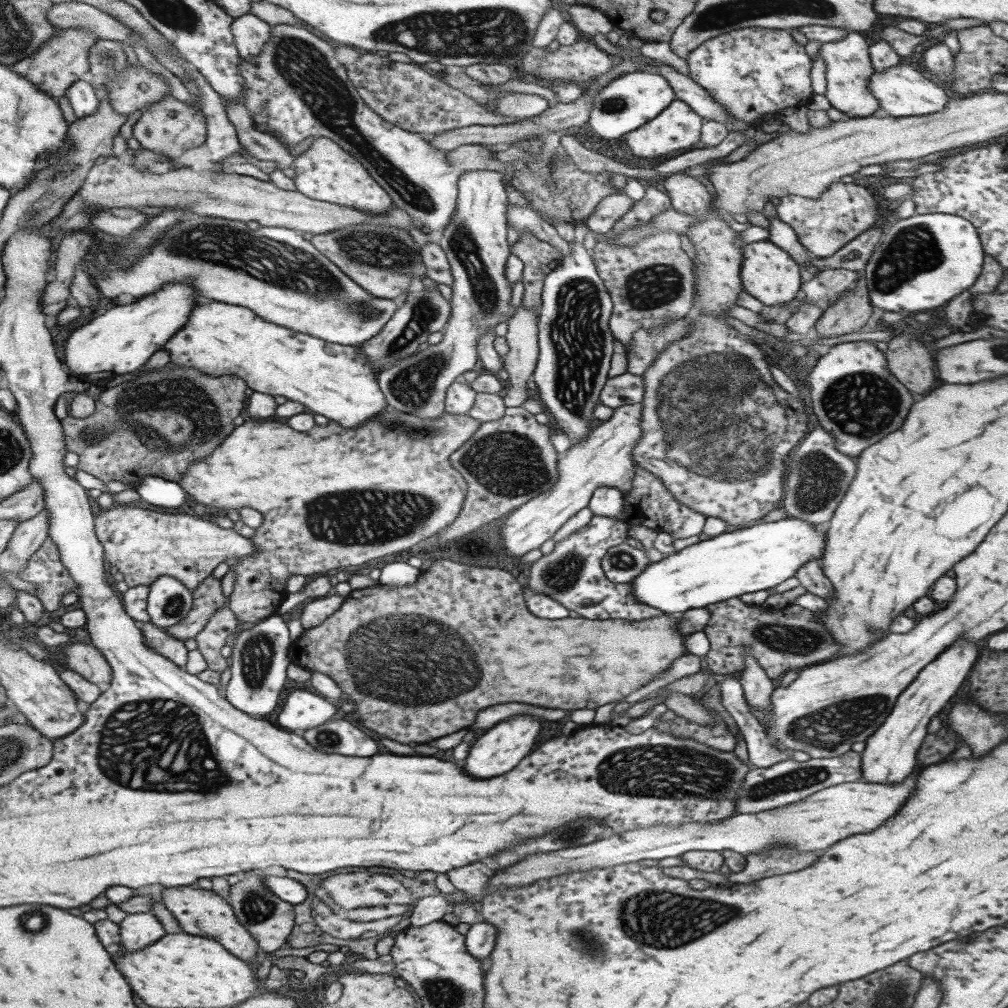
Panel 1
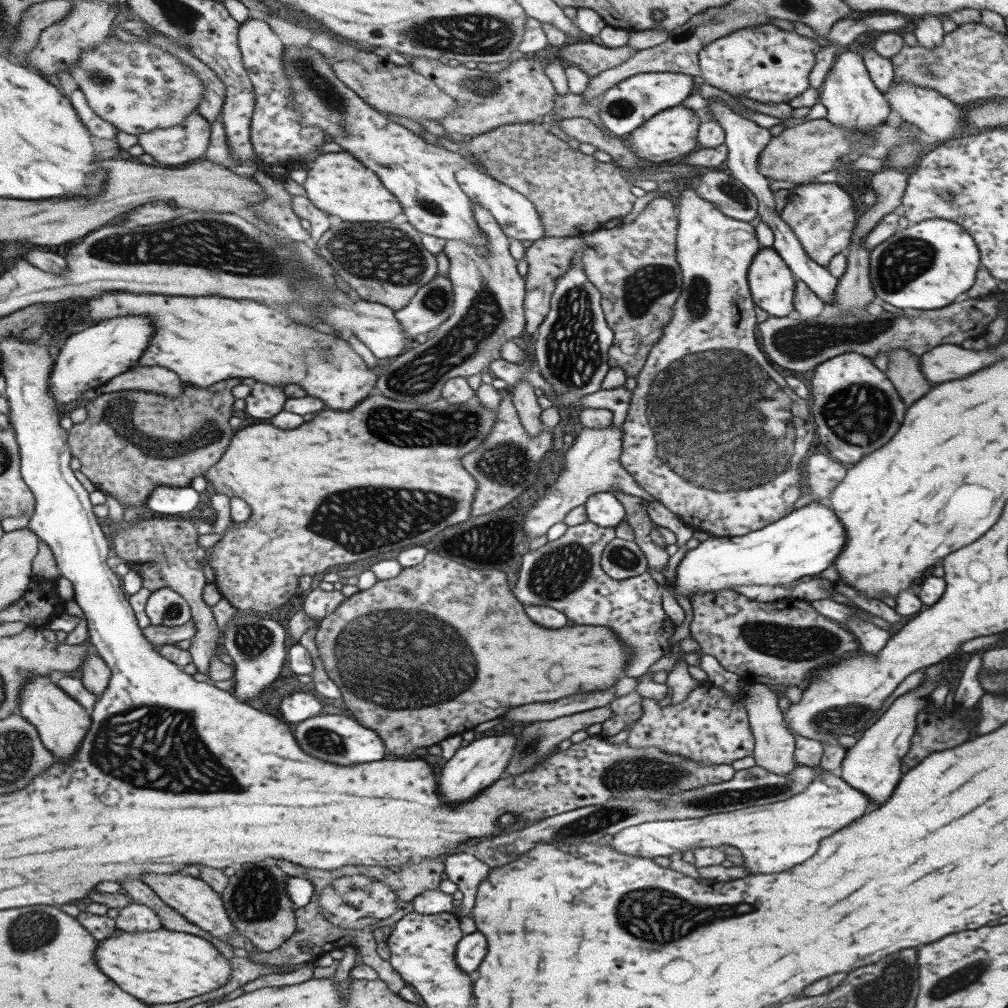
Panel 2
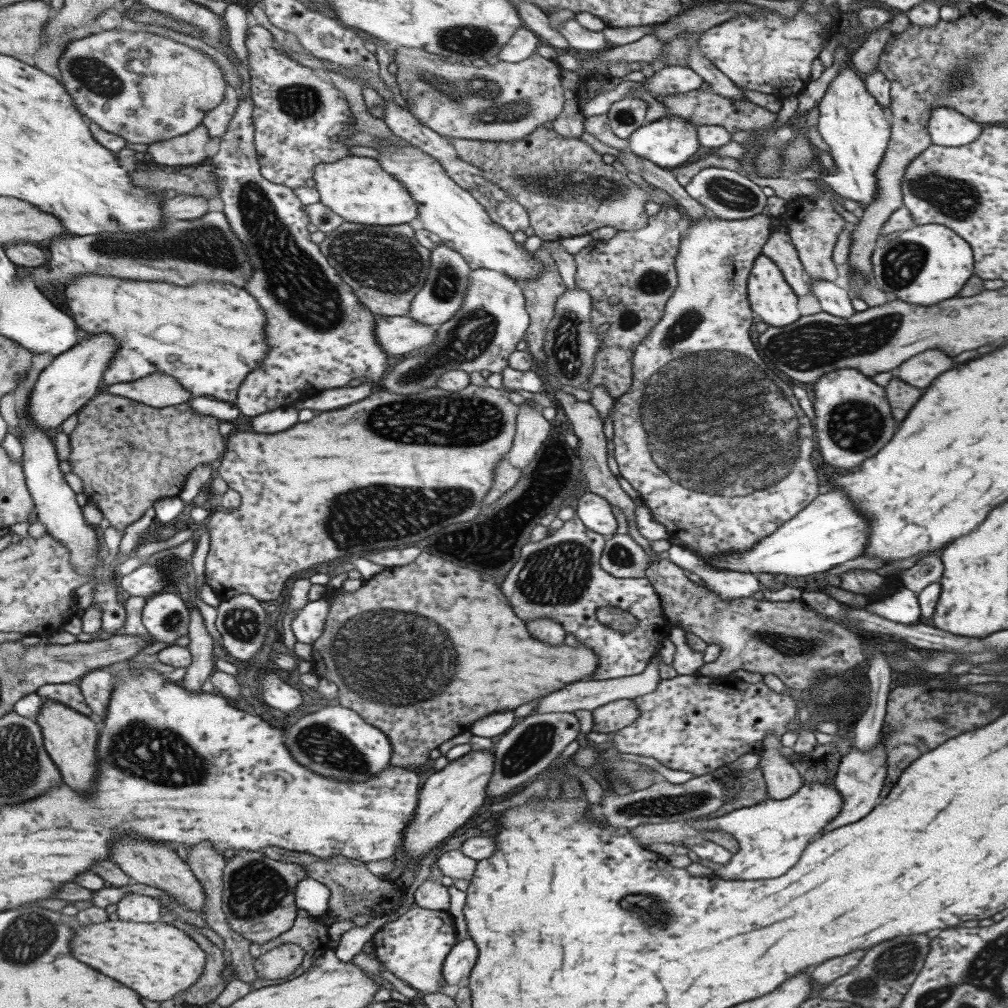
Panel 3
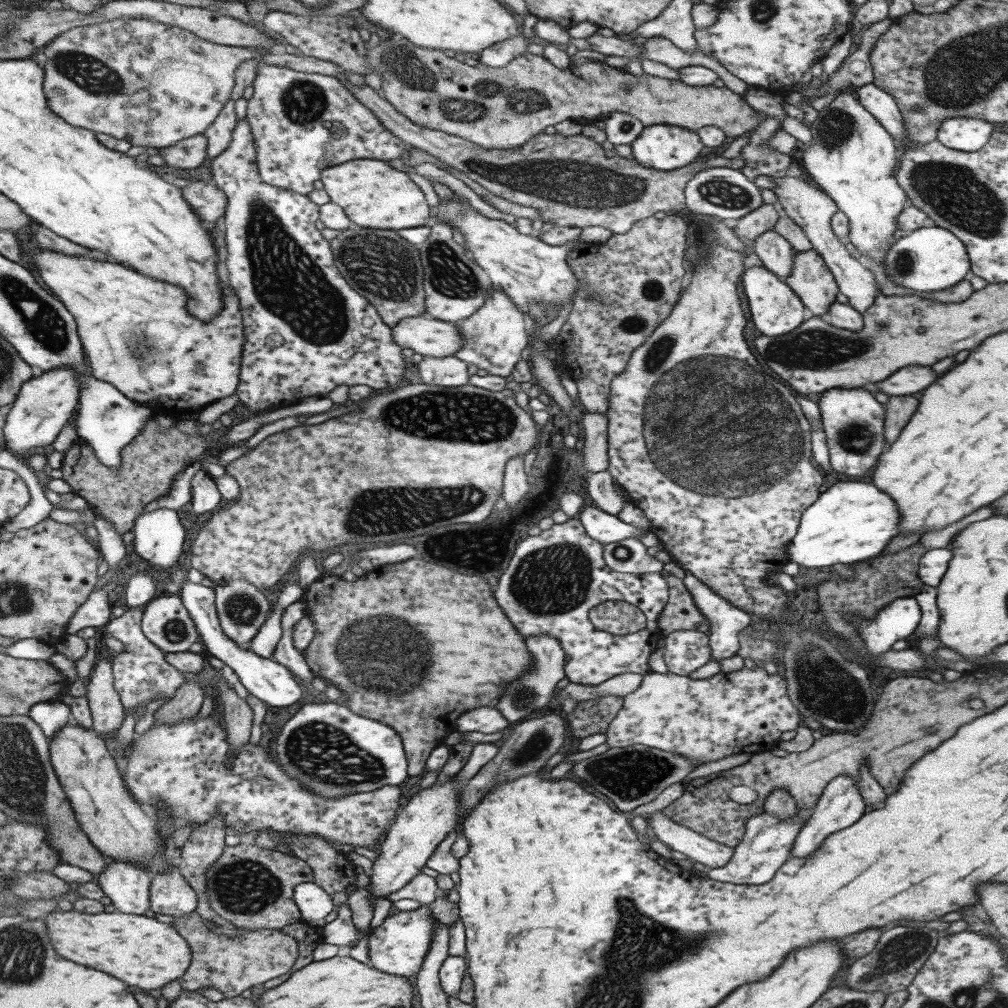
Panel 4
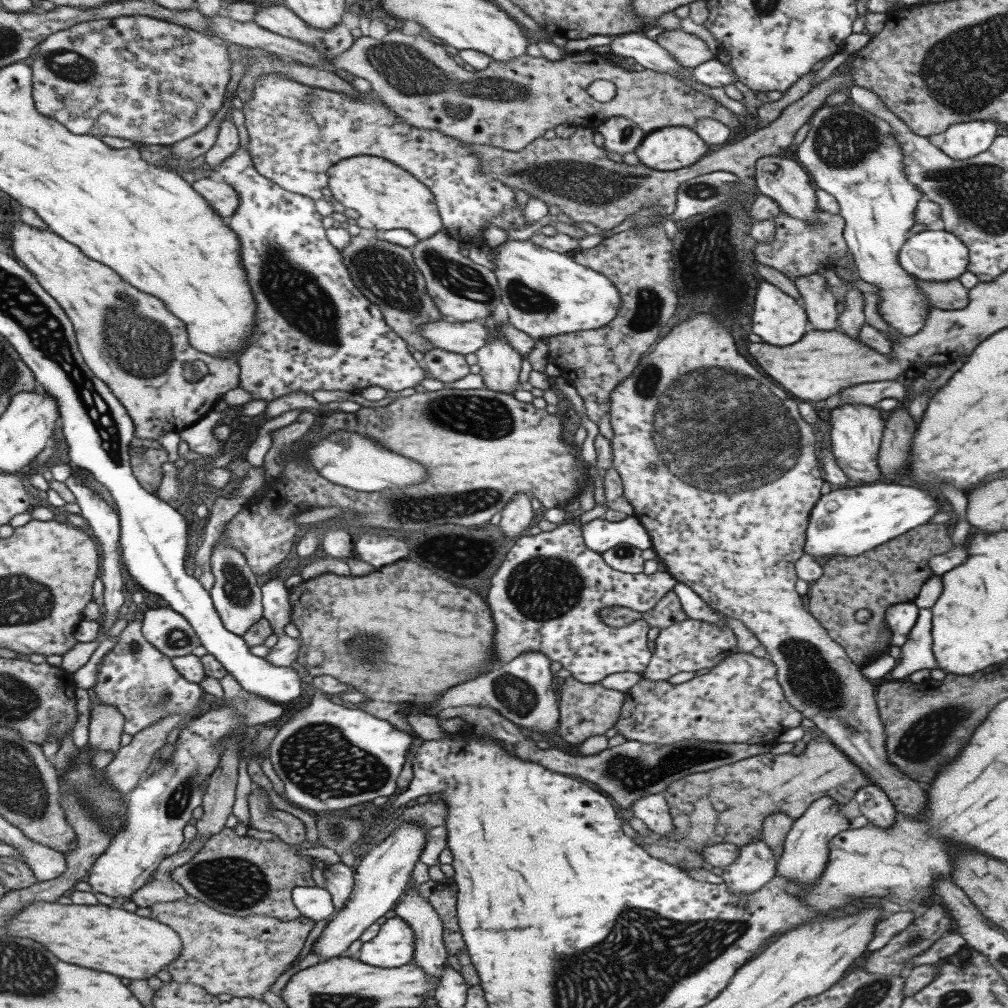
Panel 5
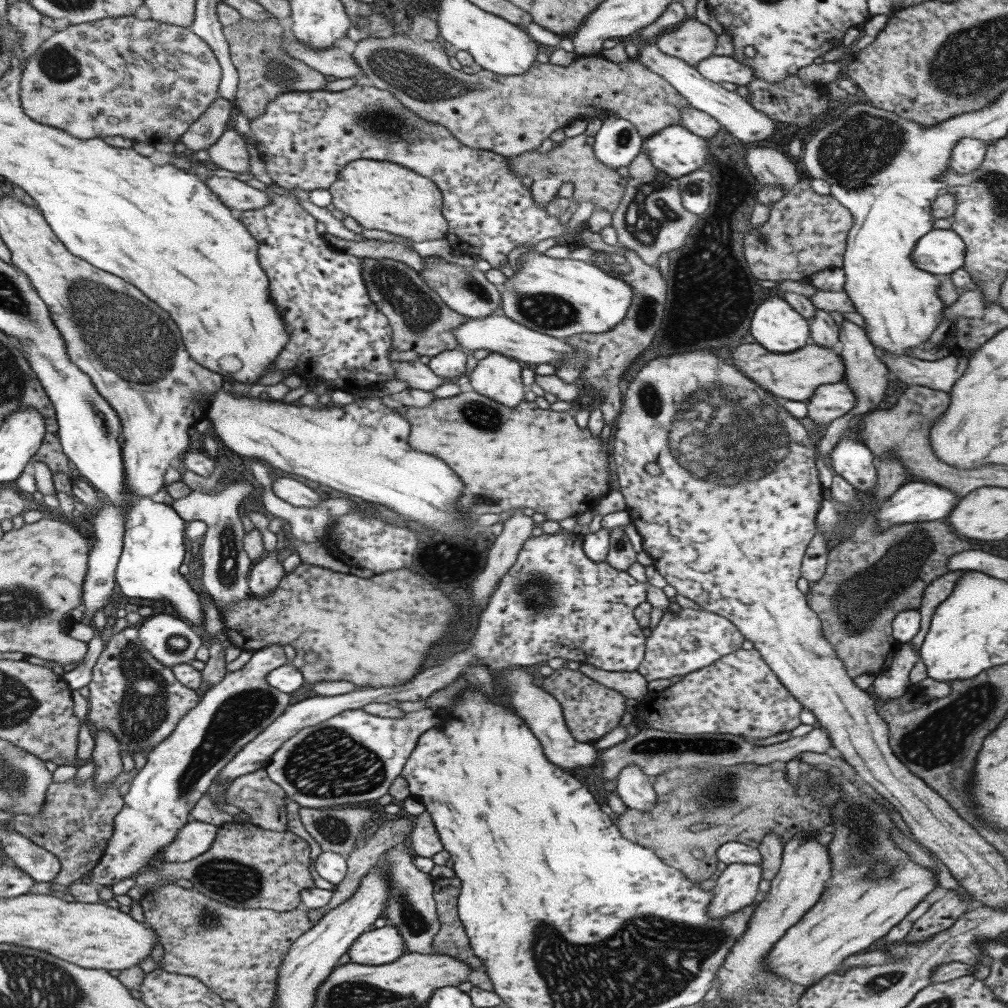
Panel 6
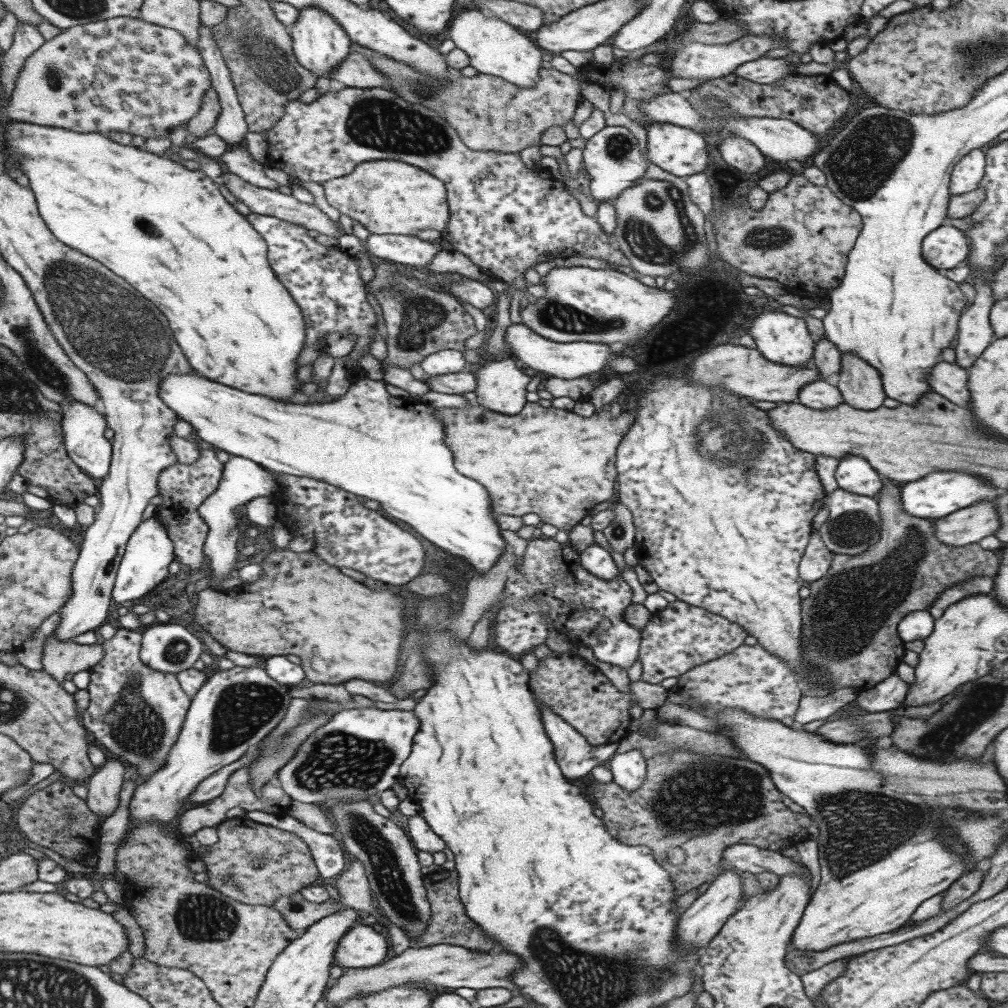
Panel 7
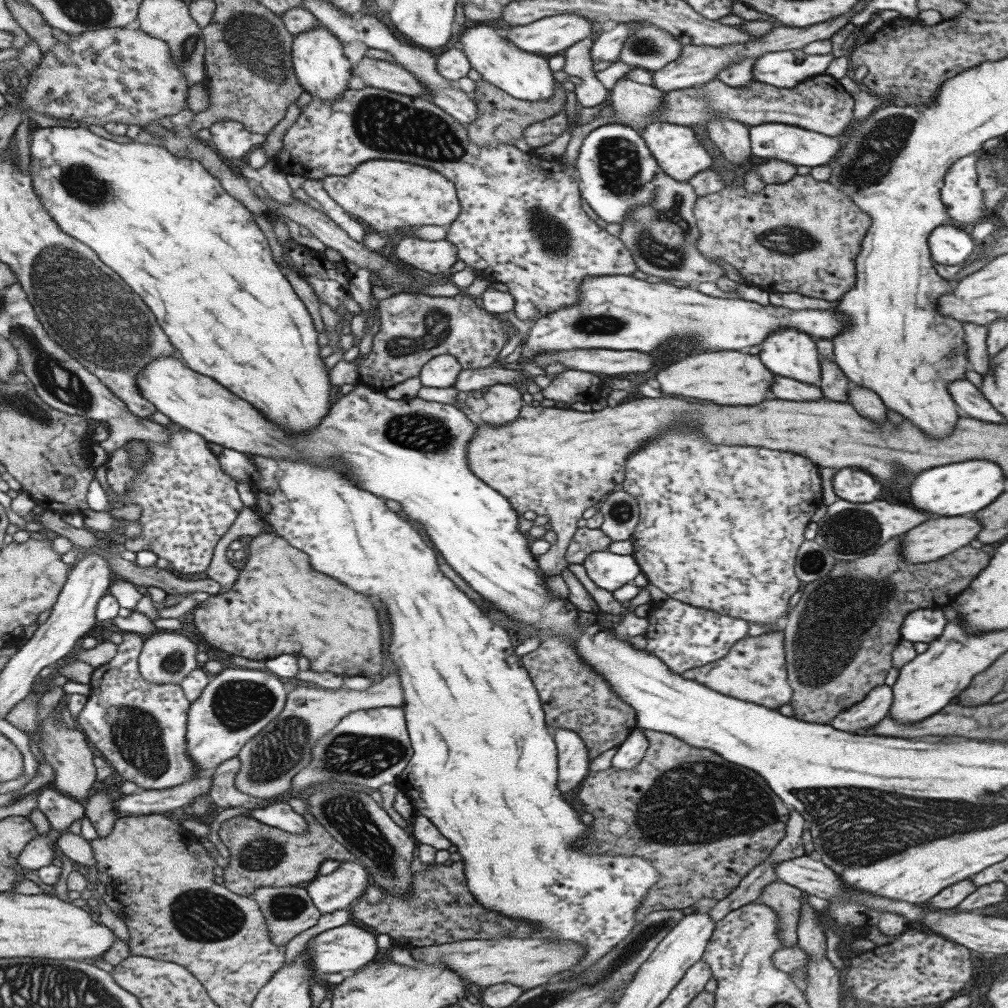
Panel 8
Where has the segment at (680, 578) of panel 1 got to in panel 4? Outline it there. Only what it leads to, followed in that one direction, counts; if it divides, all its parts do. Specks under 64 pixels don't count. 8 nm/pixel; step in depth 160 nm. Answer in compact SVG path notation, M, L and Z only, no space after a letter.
M838 482L820 492L818 497L800 514L796 533L786 546L786 557L788 562L820 570L828 570L832 564L861 562L880 554L887 540L897 534L895 530L897 520L899 520L899 514L895 510L895 504L891 504L891 498L879 492L876 486L865 482Z

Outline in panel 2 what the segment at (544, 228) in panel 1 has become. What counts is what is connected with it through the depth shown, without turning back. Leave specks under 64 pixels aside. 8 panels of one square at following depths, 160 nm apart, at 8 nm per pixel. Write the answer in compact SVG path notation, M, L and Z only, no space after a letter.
M462 168L455 173L455 180L460 190L466 194L472 204L479 204L481 208L485 208L491 217L498 222L501 232L511 240L534 241L543 237L543 225L533 208L533 204L527 201L521 193L511 190L510 187L503 186L496 179L485 172L472 172Z

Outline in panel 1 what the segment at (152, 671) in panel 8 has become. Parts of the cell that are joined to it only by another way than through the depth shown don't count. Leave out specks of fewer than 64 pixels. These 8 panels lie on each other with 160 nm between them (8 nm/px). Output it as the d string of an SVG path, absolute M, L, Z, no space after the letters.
M159 575L148 584L146 611L155 626L166 628L185 618L192 592L171 575Z

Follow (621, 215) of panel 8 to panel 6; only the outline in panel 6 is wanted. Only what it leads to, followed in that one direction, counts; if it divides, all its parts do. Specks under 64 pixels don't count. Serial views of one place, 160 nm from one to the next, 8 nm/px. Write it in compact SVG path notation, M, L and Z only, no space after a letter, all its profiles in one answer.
M617 116L603 119L593 137L595 158L611 170L627 166L640 153L644 139L631 122Z

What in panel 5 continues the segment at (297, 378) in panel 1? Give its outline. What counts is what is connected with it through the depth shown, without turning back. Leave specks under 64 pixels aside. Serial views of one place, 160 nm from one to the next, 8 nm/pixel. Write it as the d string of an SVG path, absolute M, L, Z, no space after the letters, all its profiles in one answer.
M23 222L15 223L9 229L9 240L15 258L38 278L74 322L80 350L87 366L90 366L99 380L107 383L126 408L135 422L136 435L139 438L158 440L163 432L180 433L211 411L227 390L237 388L239 369L235 355L232 358L218 359L195 350L188 343L183 322L167 312L161 300L131 286L111 270L110 266L83 254L79 246L50 229L41 231Z

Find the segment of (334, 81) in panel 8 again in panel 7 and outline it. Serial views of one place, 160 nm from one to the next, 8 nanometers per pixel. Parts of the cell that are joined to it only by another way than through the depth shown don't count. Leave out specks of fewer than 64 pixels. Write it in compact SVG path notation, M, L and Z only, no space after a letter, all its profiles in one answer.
M303 7L295 22L290 24L287 29L292 42L290 44L291 52L297 62L304 69L312 72L316 78L318 76L328 78L330 70L350 53L350 40L347 33L331 15L323 12L320 8Z

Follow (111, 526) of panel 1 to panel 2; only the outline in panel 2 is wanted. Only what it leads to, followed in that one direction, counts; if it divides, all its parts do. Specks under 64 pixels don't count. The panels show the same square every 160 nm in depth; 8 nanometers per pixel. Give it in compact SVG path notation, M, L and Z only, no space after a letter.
M166 517L141 519L134 524L124 524L110 528L111 546L115 556L120 558L130 570L141 577L141 586L148 591L170 588L183 597L193 619L195 634L187 652L191 664L197 672L208 673L209 660L216 654L216 644L221 632L216 629L212 610L202 599L201 593L206 585L201 568L207 563L208 549L197 545L196 525L187 519L168 519Z

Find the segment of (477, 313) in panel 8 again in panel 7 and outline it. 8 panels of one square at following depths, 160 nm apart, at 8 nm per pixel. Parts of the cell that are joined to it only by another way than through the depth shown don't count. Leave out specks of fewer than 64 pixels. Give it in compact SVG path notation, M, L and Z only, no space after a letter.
M380 260L376 264L373 278L365 289L375 297L383 315L387 331L385 365L409 370L414 362L419 363L428 354L443 349L461 351L469 368L483 362L479 349L484 347L484 343L473 351L464 348L463 342L476 334L473 319L465 312L463 306L448 293L429 289L415 277L399 273L397 266L386 260Z

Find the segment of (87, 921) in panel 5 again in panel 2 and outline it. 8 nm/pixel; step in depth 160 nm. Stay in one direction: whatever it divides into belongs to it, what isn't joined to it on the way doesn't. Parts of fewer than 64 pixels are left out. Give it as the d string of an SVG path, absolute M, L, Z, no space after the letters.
M159 928L153 932L127 933L116 930L97 946L99 966L147 1004L171 1004L217 990L229 980L231 965L207 939Z

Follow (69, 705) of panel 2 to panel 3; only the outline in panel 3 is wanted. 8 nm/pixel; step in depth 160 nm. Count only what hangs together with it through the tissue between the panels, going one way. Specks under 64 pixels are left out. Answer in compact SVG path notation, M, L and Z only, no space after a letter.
M45 699L36 722L42 727L44 745L62 772L63 781L79 794L87 790L91 792L97 768L95 751L97 751L98 732L95 730L95 724L73 707L53 699Z

